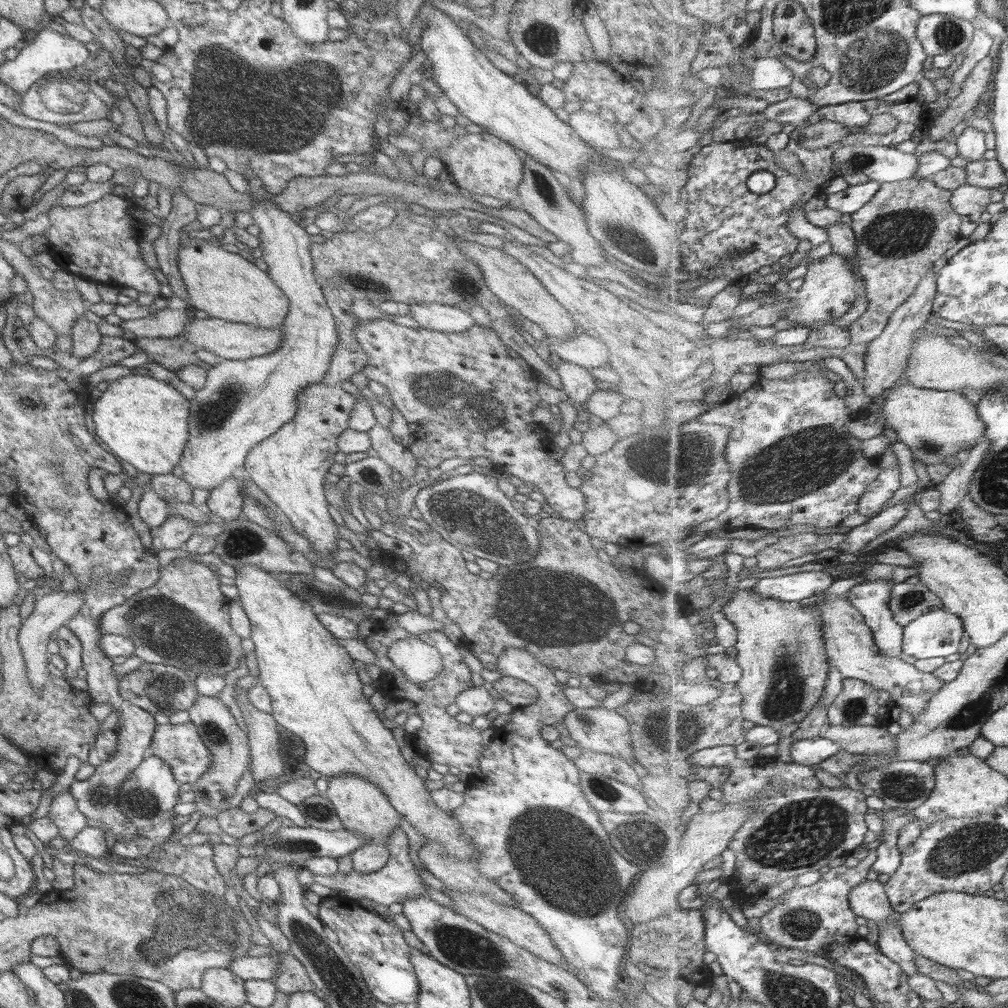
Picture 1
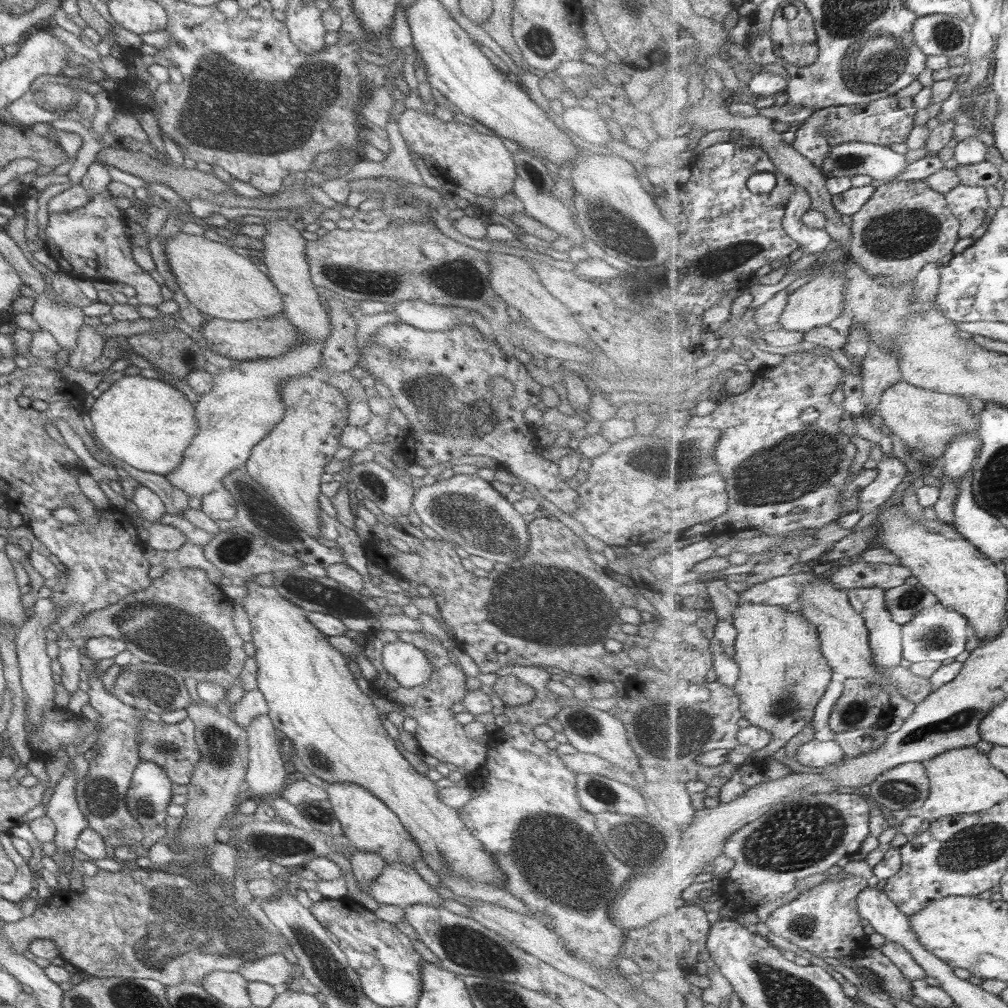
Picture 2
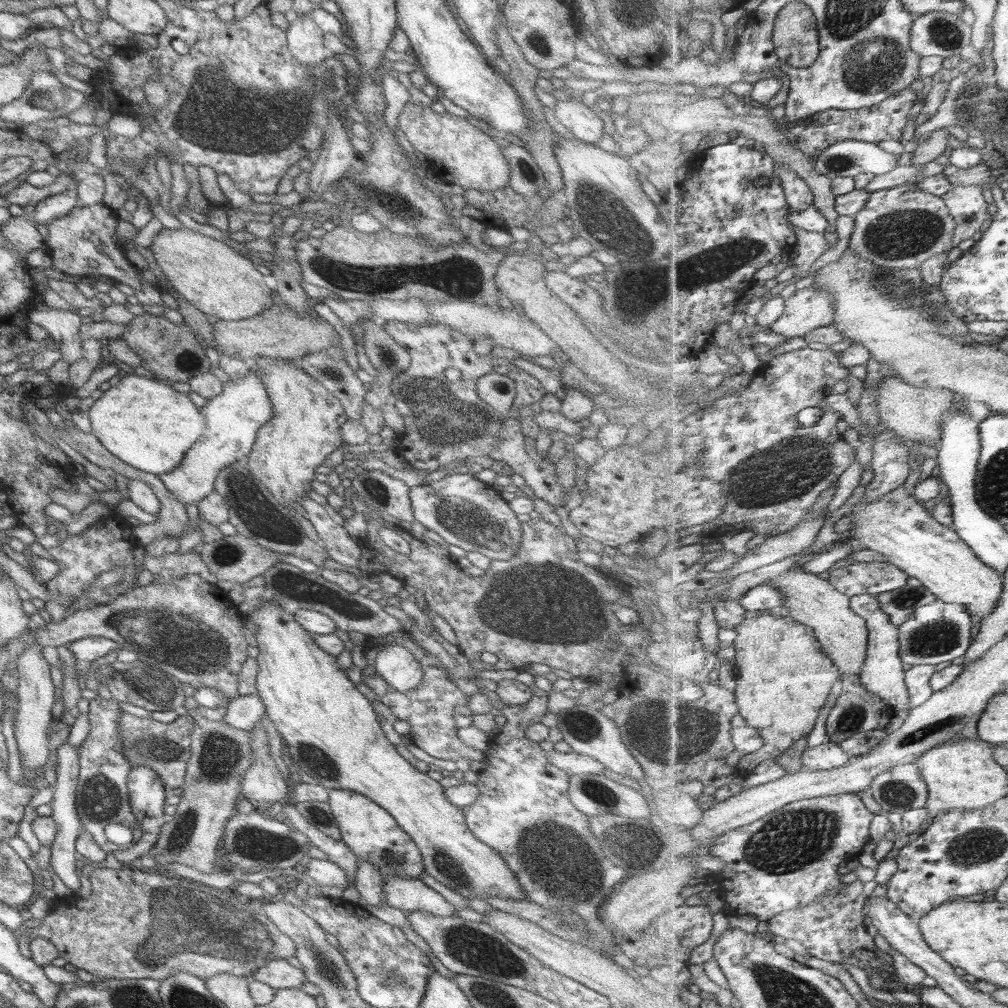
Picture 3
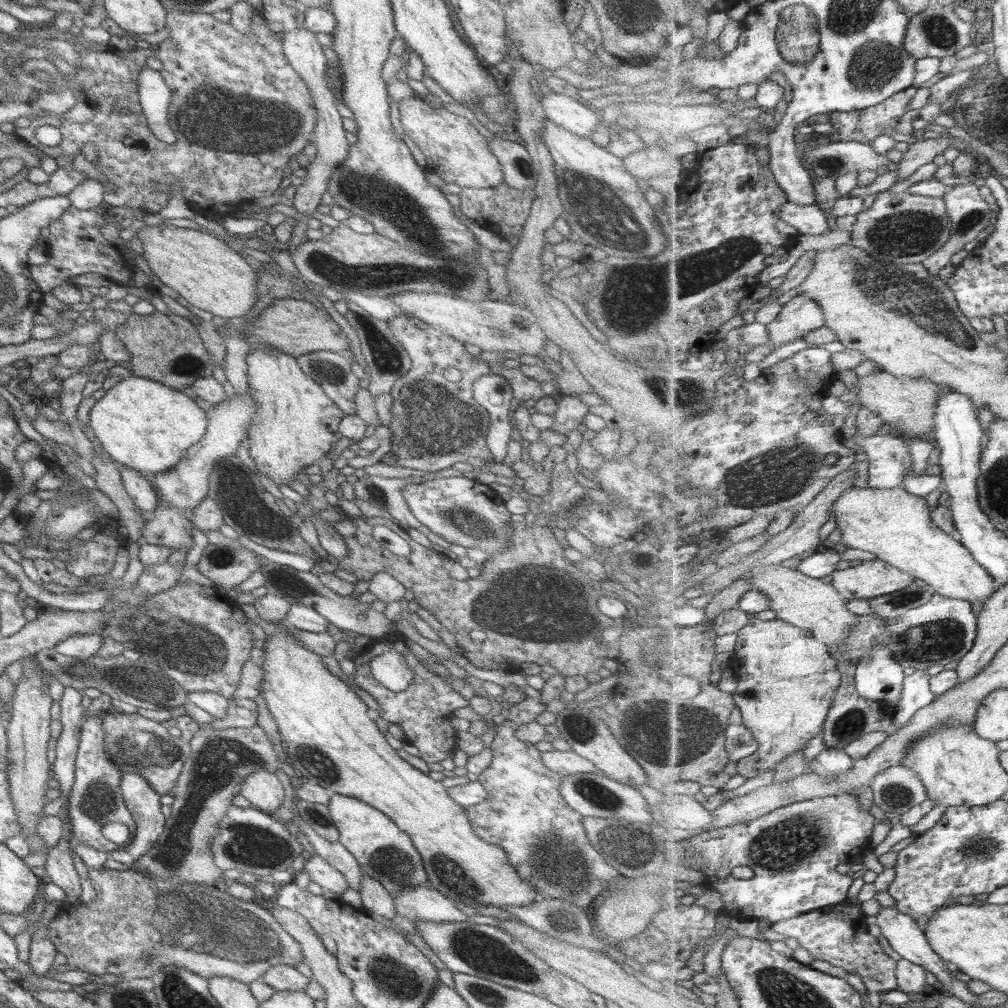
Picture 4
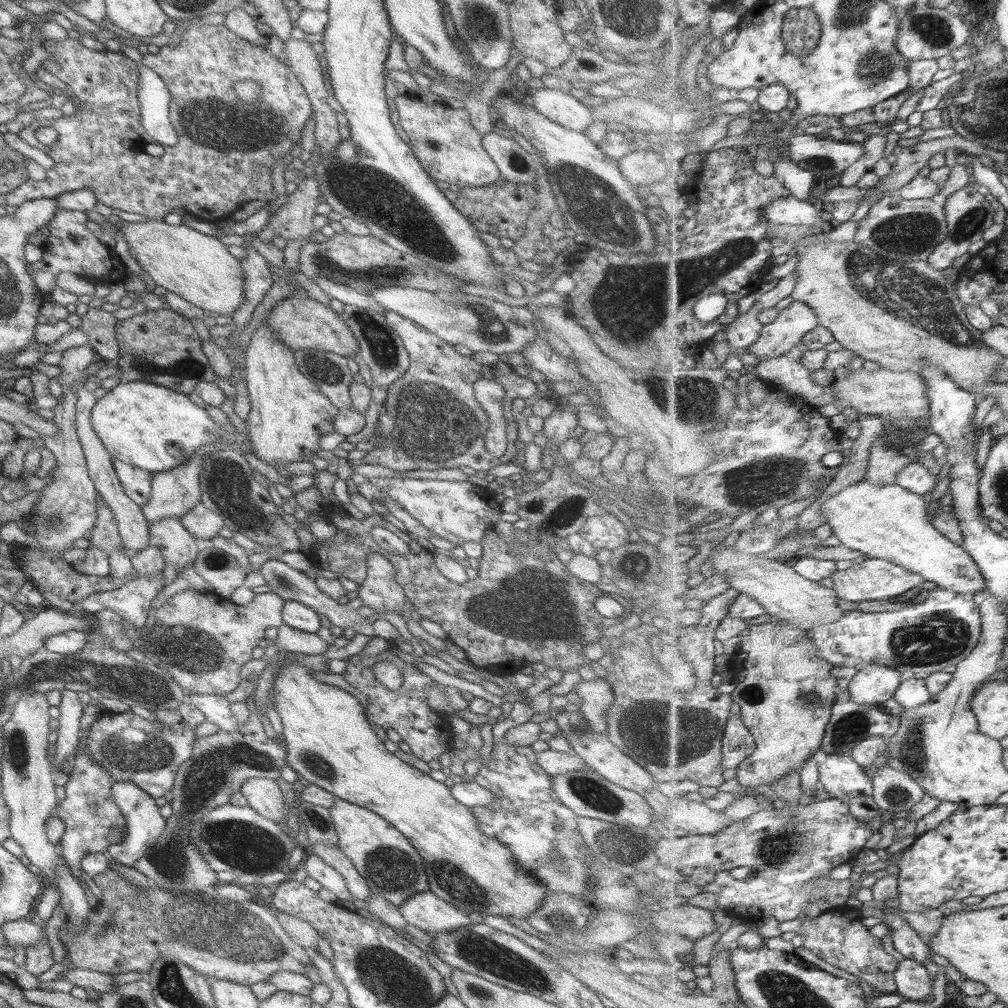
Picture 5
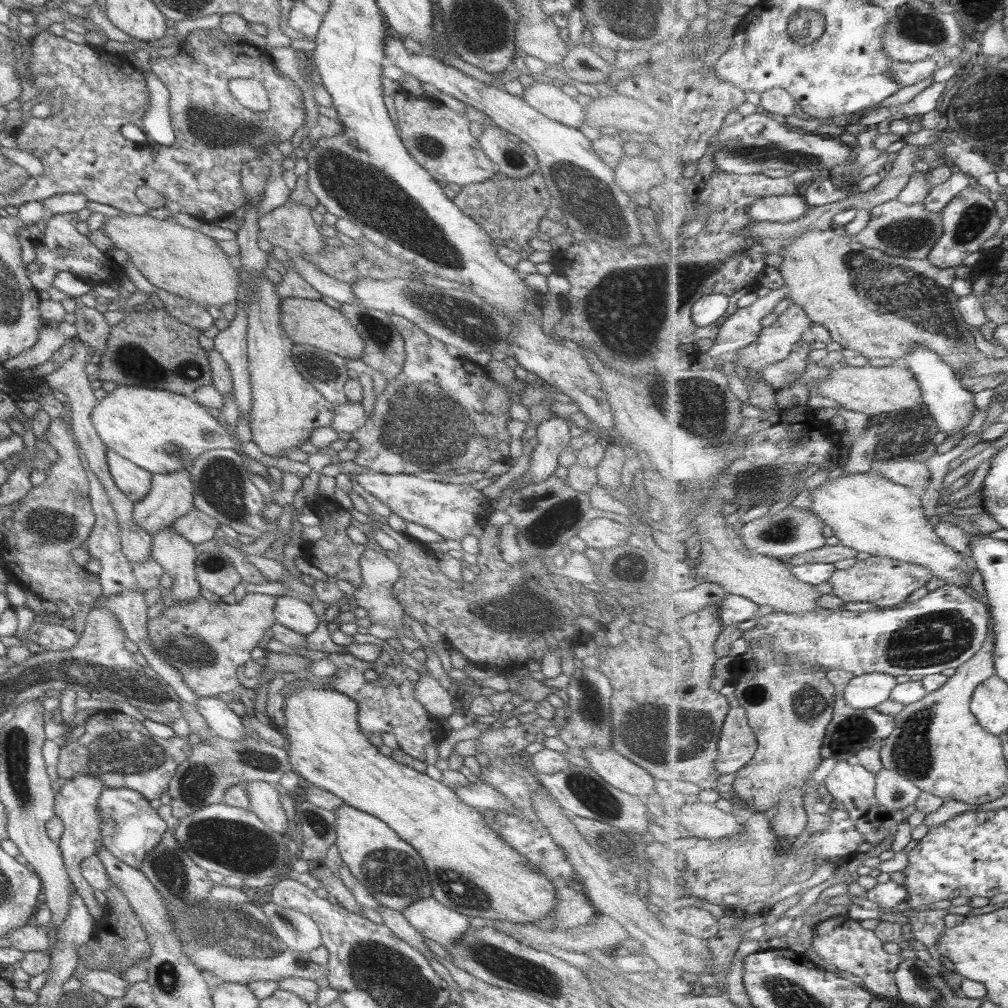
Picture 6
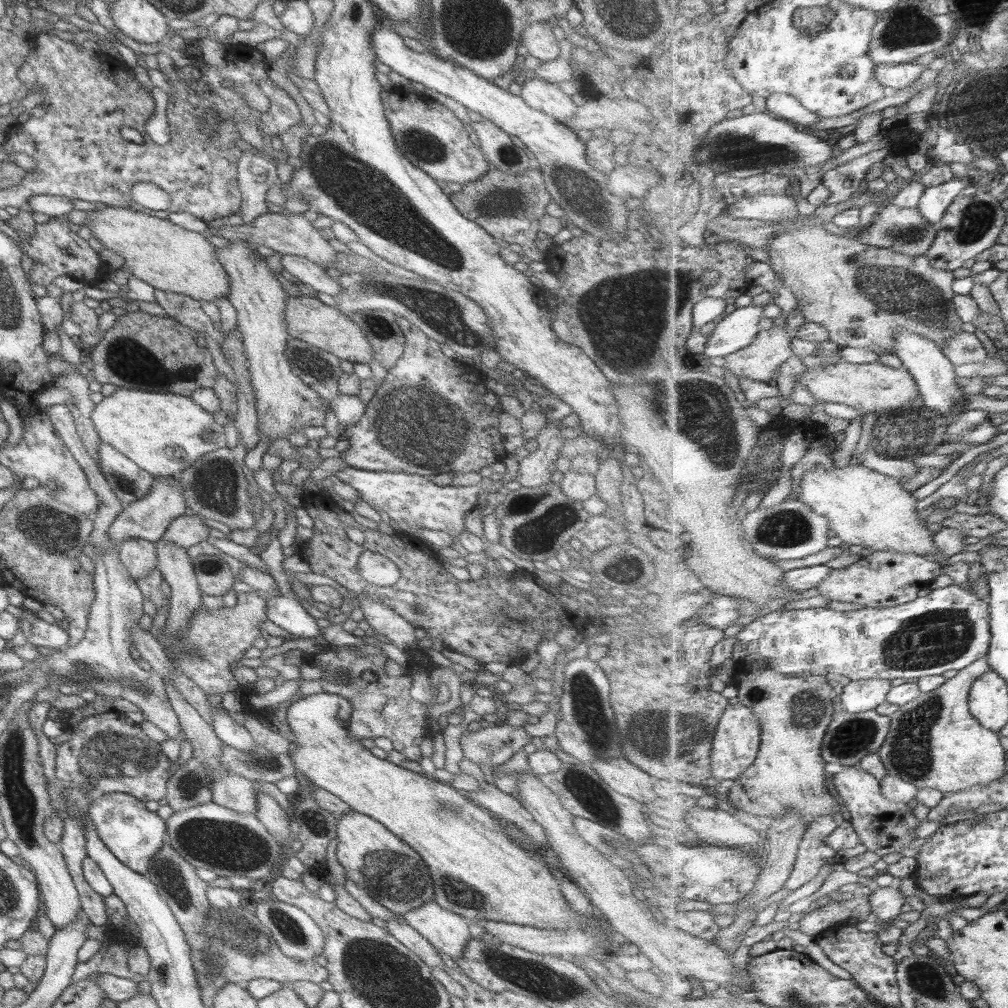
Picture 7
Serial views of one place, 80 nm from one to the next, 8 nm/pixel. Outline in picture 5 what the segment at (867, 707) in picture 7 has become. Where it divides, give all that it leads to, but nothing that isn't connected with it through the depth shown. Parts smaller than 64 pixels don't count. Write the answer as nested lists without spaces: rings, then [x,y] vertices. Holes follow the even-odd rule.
[[[871,663],[858,671],[849,688],[856,703],[879,706],[894,698],[903,681],[900,670]]]

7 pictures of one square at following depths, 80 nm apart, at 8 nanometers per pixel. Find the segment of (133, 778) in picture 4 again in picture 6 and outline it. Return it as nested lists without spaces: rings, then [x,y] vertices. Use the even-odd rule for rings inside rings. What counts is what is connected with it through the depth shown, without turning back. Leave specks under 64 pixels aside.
[[[104,788],[97,798],[100,816],[102,848],[127,866],[138,869],[141,859],[155,846],[168,829],[169,822],[163,821],[155,809],[138,792],[124,788]]]

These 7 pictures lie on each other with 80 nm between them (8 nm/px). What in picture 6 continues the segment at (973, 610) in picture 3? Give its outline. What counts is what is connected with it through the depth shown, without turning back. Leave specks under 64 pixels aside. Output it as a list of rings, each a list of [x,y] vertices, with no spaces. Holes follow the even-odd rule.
[[[871,471],[865,474],[842,474],[835,480],[825,480],[821,486],[808,490],[808,494],[813,499],[810,509],[832,529],[839,544],[859,552],[866,552],[868,556],[888,556],[899,562],[920,564],[930,570],[935,577],[943,579],[946,585],[969,586],[971,574],[976,569],[976,562],[971,556],[965,557],[964,553],[955,550],[955,547],[949,546],[940,538],[936,528],[933,528],[933,524],[925,516],[921,498],[915,496],[907,486],[892,482],[882,474]]]

